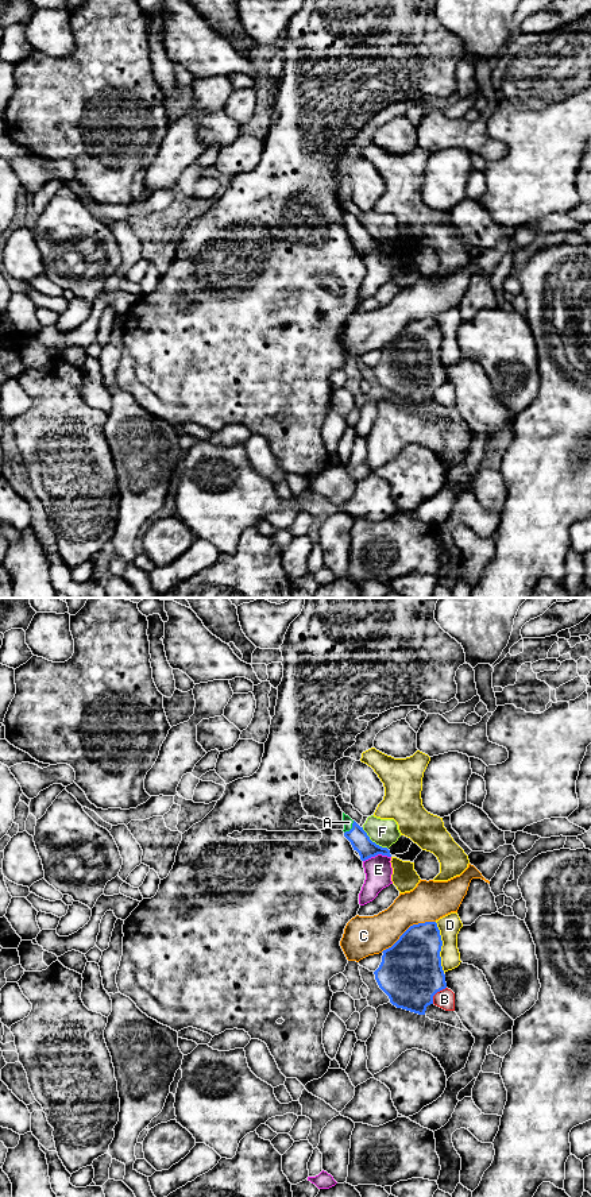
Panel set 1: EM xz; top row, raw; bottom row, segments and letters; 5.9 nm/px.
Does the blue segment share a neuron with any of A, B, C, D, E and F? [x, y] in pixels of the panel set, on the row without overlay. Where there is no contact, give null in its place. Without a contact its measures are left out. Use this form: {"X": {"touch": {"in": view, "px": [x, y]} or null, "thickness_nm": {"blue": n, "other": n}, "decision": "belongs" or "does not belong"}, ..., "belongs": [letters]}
{"A": {"touch": {"in": "xz", "px": [352, 223]}, "thickness_nm": {"blue": 120, "other": 50}, "decision": "belongs"}, "B": {"touch": {"in": "xz", "px": [436, 387]}, "thickness_nm": {"blue": 380, "other": 120}, "decision": "does not belong"}, "C": {"touch": {"in": "xz", "px": [408, 324]}, "thickness_nm": {"blue": 360, "other": 240}, "decision": "does not belong"}, "D": {"touch": {"in": "xz", "px": [440, 343]}, "thickness_nm": {"blue": 380, "other": 130}, "decision": "does not belong"}, "E": {"touch": {"in": "xz", "px": [377, 250]}, "thickness_nm": {"blue": 120, "other": 160}, "decision": "does not belong"}, "F": {"touch": {"in": "xz", "px": [374, 238]}, "thickness_nm": {"blue": 120, "other": 160}, "decision": "does not belong"}, "belongs": ["A"]}

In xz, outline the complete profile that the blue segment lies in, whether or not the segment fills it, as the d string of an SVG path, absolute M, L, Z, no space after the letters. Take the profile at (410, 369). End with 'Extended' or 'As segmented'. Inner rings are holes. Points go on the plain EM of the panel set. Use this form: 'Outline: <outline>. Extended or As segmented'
Outline: M425 317L410 321L391 343L382 347L382 358L374 370L393 401L425 410L426 402L433 399L433 391L447 383L440 352L441 341L437 318Z. As segmented

